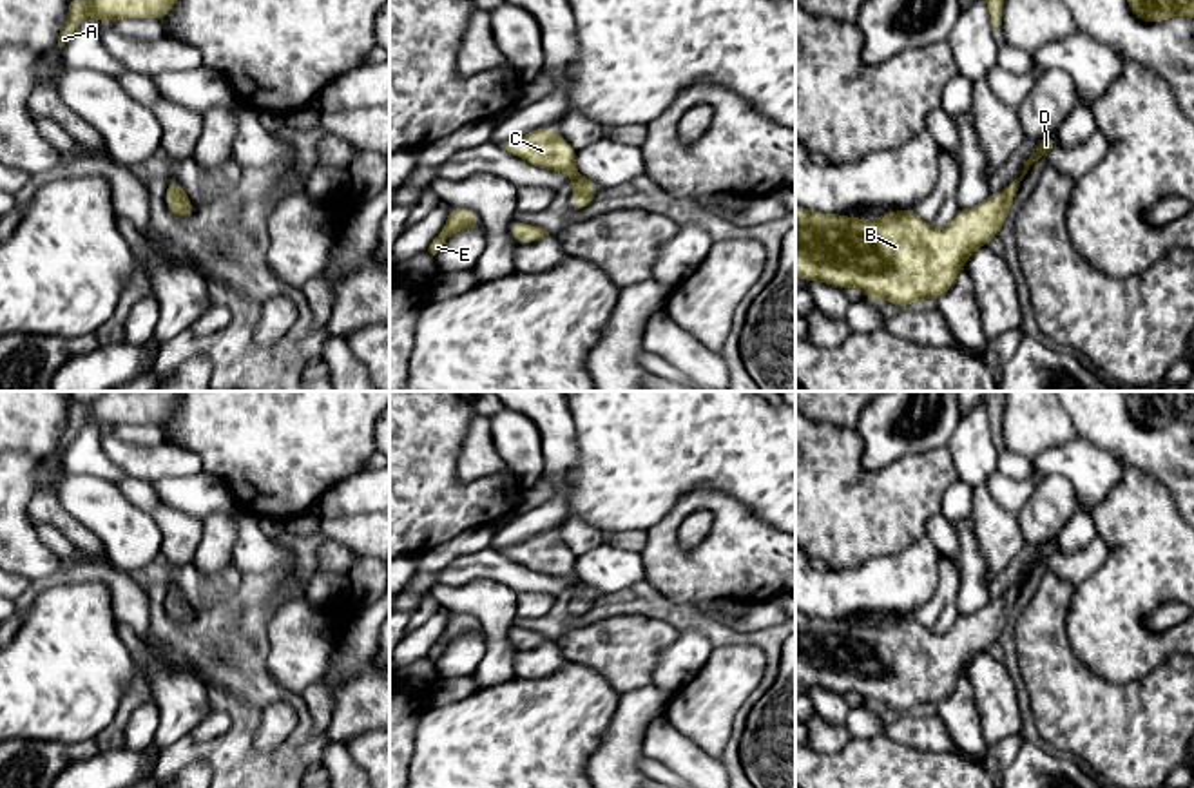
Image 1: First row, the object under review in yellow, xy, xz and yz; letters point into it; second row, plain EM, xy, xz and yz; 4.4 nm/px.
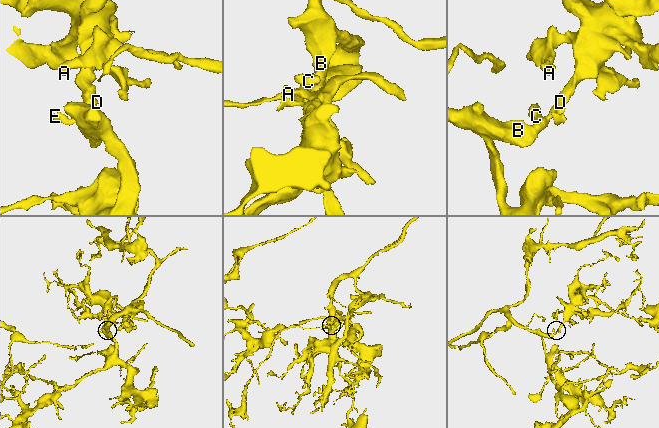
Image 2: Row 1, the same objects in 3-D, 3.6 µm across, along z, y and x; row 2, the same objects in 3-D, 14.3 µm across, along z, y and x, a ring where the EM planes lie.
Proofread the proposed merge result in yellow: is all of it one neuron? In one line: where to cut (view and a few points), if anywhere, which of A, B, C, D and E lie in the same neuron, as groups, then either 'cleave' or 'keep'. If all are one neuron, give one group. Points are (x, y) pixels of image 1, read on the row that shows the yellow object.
no cut | A B C D E | keep

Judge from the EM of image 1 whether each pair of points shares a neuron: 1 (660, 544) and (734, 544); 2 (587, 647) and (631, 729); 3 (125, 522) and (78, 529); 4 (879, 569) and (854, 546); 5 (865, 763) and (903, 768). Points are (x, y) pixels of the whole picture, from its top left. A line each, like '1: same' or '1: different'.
1: same
2: different
3: different
4: different
5: same

